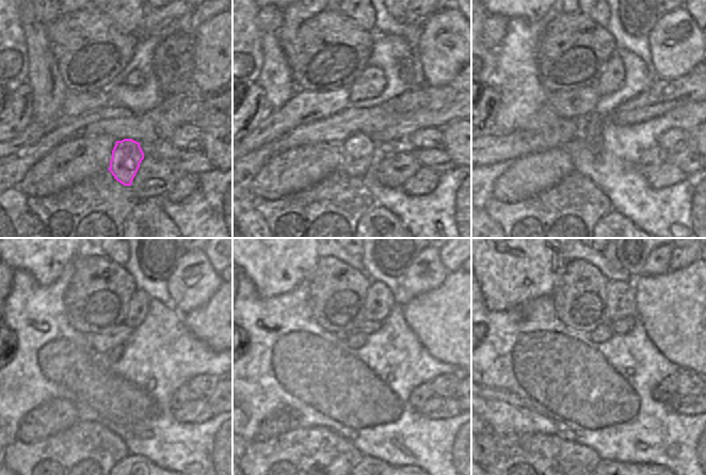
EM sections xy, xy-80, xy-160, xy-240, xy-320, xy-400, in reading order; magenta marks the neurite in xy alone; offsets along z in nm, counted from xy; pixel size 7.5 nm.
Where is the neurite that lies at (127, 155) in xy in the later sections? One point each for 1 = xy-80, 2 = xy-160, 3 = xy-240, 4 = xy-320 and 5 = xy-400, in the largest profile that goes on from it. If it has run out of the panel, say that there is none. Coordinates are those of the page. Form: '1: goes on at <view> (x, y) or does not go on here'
1: goes on at xy-80 (358, 149)
2: goes on at xy-160 (589, 126)
3: goes on at xy-240 (115, 353)
4: goes on at xy-320 (355, 341)
5: goes on at xy-400 (602, 333)

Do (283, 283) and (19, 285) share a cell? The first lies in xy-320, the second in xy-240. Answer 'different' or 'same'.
different

